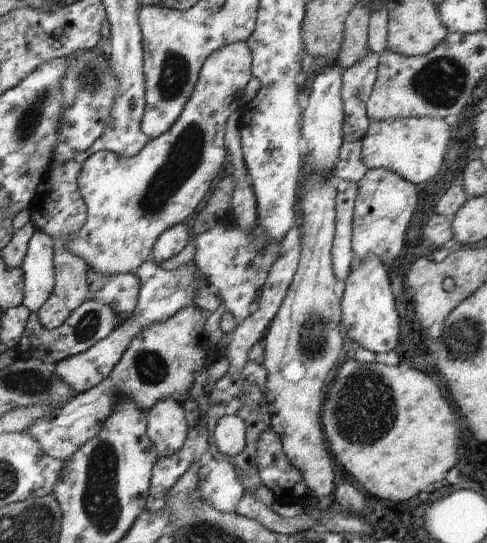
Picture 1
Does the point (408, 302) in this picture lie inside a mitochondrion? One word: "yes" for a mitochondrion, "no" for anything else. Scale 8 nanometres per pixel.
no

